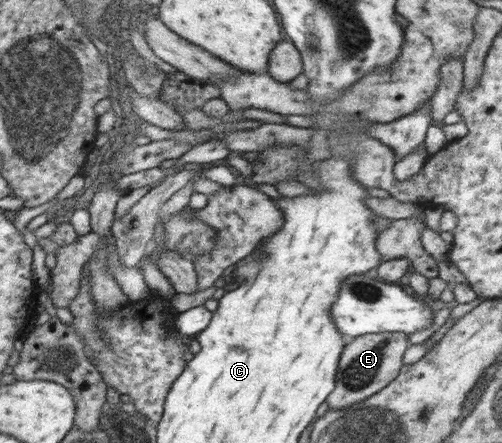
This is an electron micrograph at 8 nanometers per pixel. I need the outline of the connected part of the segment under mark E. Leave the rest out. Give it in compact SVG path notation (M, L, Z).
M381 332L351 338L349 344L341 351L335 373L335 388L327 396L328 410L342 409L350 404L359 403L383 390L401 368L401 356L407 348L404 332Z

